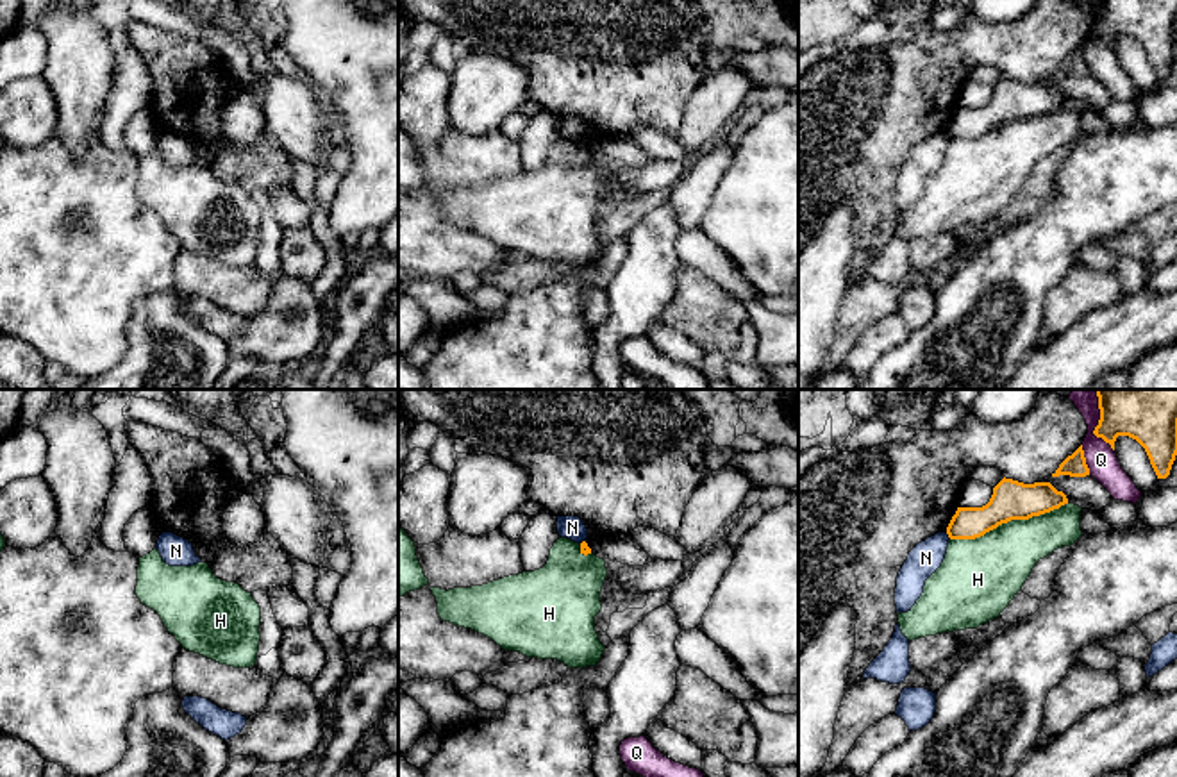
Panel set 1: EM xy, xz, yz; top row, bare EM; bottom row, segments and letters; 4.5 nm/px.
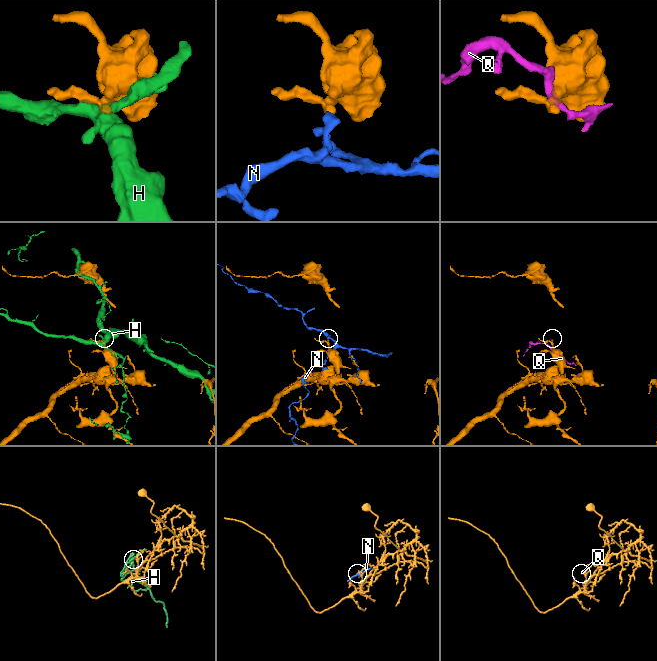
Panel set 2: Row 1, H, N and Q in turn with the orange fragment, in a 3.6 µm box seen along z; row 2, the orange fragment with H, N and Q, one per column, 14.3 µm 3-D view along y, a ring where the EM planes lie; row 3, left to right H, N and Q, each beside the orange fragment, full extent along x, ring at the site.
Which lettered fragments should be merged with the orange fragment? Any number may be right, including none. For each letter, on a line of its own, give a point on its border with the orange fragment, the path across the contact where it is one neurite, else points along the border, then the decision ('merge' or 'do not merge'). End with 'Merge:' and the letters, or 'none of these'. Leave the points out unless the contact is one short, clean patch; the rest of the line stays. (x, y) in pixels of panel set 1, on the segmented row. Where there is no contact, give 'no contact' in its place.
H: meets orange in yz at (1008, 520); do not merge
N: meets orange in yz at (949, 536); border along yz (945, 533), (951, 538); do not merge
Q: meets orange in yz at (1099, 422); do not merge
Merge: none of these

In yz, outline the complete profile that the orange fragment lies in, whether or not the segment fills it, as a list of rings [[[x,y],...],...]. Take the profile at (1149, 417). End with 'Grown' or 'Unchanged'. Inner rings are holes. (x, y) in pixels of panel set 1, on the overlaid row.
[[[1097,389],[1100,420],[1093,434],[1114,450],[1118,436],[1136,439],[1147,452],[1157,479],[1170,475],[1177,455],[1177,389]]]. Unchanged

